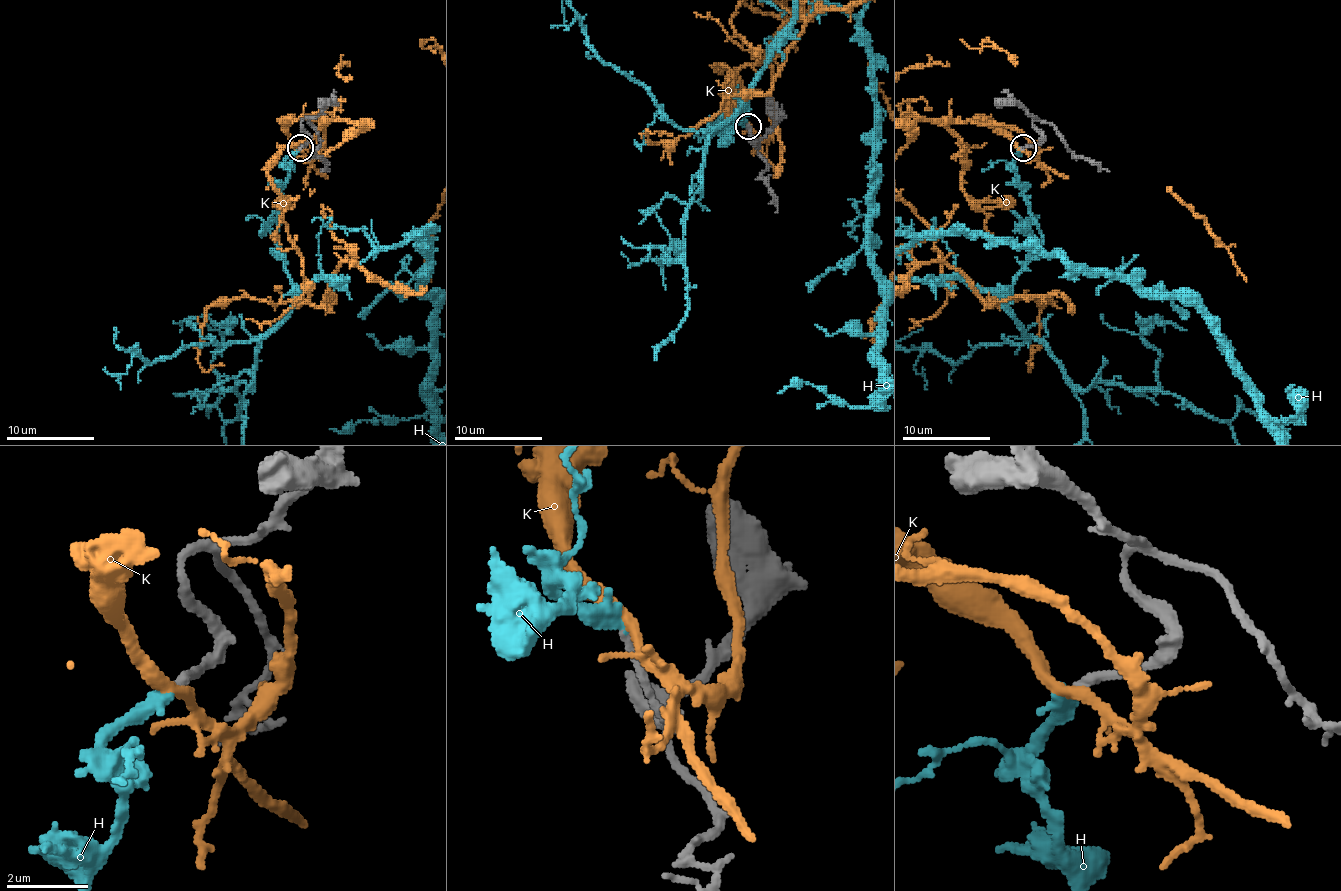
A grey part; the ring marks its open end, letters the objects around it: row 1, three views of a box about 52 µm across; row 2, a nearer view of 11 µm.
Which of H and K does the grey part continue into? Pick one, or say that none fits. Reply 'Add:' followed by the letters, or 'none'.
Add: H

